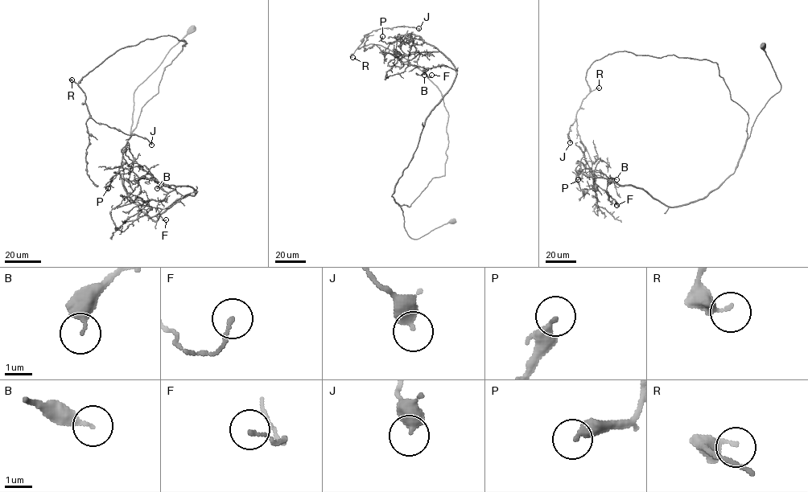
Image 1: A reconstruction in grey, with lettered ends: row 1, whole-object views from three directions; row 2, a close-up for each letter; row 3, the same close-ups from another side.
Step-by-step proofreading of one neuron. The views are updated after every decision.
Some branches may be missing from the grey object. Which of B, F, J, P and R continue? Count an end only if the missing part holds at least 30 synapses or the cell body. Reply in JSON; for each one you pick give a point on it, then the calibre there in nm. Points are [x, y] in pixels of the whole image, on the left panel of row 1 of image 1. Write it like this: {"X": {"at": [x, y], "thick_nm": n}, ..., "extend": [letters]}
{"extend": []}

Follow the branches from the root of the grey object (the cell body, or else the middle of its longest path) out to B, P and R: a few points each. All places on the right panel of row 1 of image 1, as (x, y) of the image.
B: (763, 46), (781, 89), (757, 116), (735, 171), (717, 188), (670, 207), (639, 188), (607, 185), (616, 179)
P: (763, 46), (781, 89), (757, 116), (735, 171), (706, 196), (670, 207), (579, 173), (582, 162), (578, 179)
R: (763, 46), (781, 89), (748, 138), (748, 113), (715, 63), (616, 51), (587, 70), (590, 91), (599, 88)

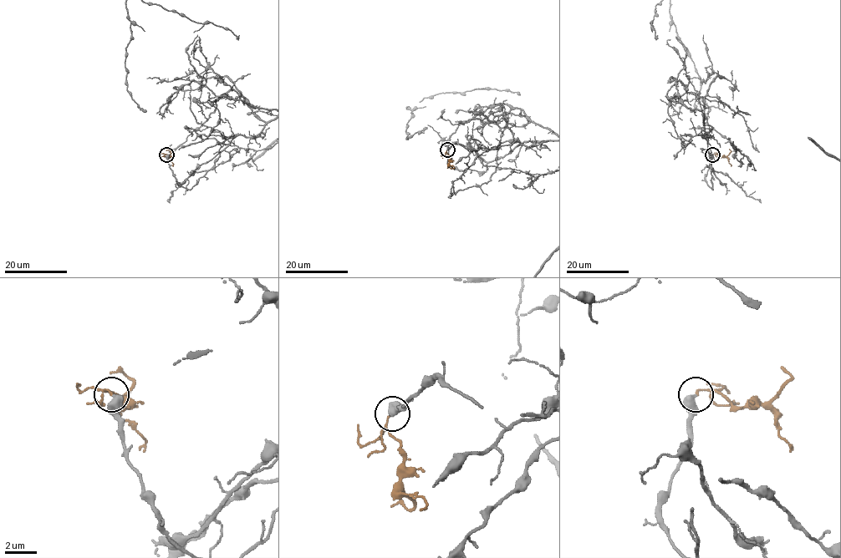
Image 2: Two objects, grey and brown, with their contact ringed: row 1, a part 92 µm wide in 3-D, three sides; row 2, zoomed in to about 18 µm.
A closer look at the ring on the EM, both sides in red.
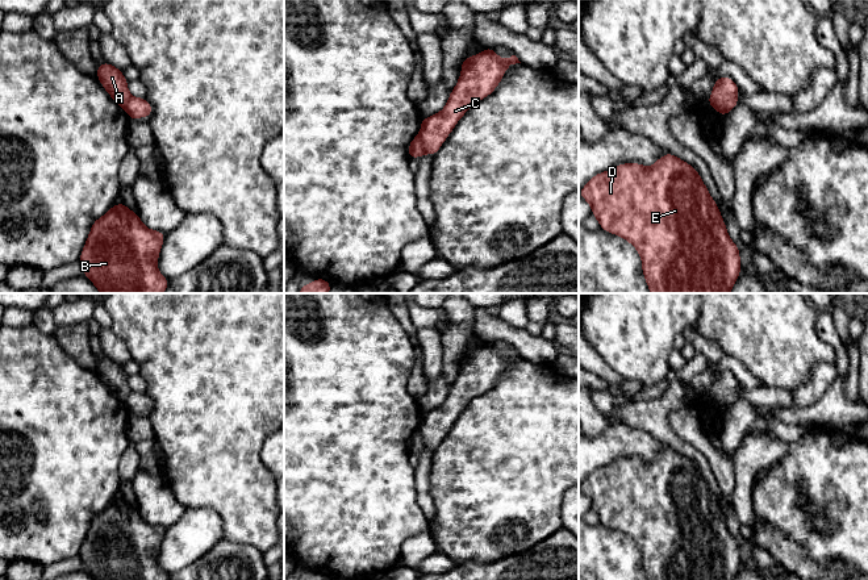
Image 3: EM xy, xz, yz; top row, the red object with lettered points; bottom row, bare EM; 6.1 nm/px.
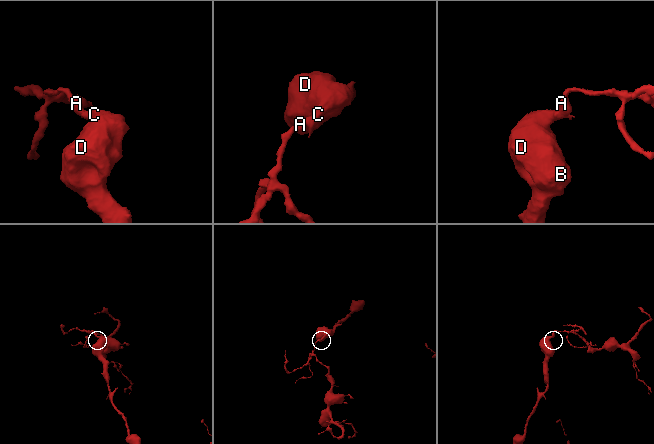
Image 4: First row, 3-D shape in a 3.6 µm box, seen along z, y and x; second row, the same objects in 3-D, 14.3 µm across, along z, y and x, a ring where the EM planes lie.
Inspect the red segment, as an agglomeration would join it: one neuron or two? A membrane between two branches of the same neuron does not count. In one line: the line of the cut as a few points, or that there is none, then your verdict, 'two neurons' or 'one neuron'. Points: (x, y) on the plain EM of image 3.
cut yz (709, 393), (727, 407); two neurons

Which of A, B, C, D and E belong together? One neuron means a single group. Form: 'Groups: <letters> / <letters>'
Groups: A / B C D E

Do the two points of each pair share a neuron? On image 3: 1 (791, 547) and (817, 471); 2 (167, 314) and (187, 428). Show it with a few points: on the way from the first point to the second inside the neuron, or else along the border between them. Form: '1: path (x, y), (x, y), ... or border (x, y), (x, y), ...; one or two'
1: border (767, 522), (793, 538), (814, 562); two
2: path (187, 342), (187, 400); one

